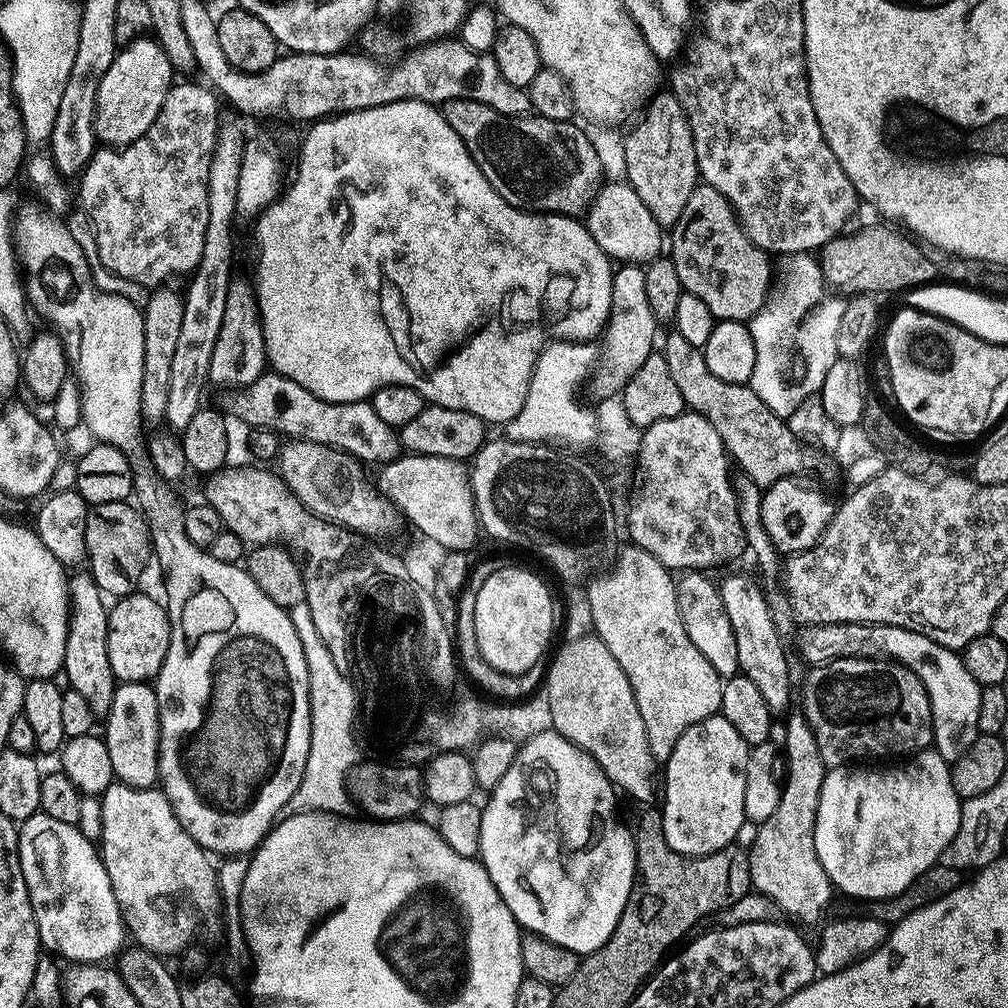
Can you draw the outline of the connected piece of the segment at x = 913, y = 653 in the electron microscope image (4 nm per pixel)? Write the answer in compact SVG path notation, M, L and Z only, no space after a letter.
M814 624L799 633L801 655L812 666L832 664L835 660L885 660L895 662L908 668L922 682L932 703L932 738L935 751L942 759L955 762L962 758L970 746L974 746L977 736L981 735L978 726L978 706L980 705L980 690L982 685L973 678L970 670L966 670L959 651L943 648L938 642L926 638L917 632L906 630L902 626L886 626L885 624Z

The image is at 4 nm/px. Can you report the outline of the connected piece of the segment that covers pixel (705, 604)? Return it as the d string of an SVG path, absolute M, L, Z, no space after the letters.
M690 570L683 573L677 579L676 597L678 598L679 614L683 625L687 627L687 634L694 646L706 656L707 660L722 678L735 675L739 668L738 650L735 645L733 627L730 626L728 617L725 614L725 607L722 606L719 587L705 573L698 570Z

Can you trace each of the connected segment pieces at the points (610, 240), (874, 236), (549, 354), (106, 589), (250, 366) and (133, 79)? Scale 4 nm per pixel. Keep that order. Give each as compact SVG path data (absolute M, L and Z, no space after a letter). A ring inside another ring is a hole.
M605 183L596 193L586 209L586 230L594 242L598 242L601 253L616 262L631 262L643 265L661 255L660 223L646 210L646 202L638 198L632 185ZM616 259L616 260L615 260Z
M864 228L853 236L841 234L825 244L818 252L818 263L821 273L826 277L829 285L833 284L840 292L851 294L877 294L876 292L900 292L927 286L937 279L936 264L919 248L919 243L911 244L884 228Z
M557 340L544 345L532 369L532 381L522 410L506 425L507 439L527 440L530 444L547 442L552 446L573 444L576 448L597 443L596 413L591 407L583 408L576 397L580 392L580 383L587 378L592 363L598 360L598 350L596 354L594 345L592 342L571 340Z
M123 500L91 505L86 518L85 544L88 551L86 568L92 573L94 582L100 587L101 592L112 598L129 595L133 591L132 579L139 574L140 567L144 564L144 555L150 552L150 533L143 515L131 503Z
M233 283L227 294L226 308L223 310L222 329L219 330L210 360L209 383L222 388L247 388L261 376L267 364L264 333L260 326L260 313L255 295L249 287L246 289Z
M141 38L123 45L117 51L110 70L98 86L96 99L96 138L108 146L134 142L158 118L168 92L174 87L174 65L160 45L152 38Z

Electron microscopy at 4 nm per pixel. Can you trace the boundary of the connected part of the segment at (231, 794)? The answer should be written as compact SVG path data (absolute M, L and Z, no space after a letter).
M180 544L176 548L176 564L172 564L172 572L176 572L176 588L200 588L192 600L188 600L188 608L184 608L184 616L180 616L180 628L172 628L172 641L160 667L159 676L155 677L156 701L160 703L160 775L159 783L162 791L172 803L178 822L209 854L221 852L221 857L248 854L268 835L277 823L278 817L287 809L294 790L302 782L302 774L306 770L306 762L310 754L312 741L312 707L308 701L308 671L306 658L302 654L302 642L298 642L298 634L292 625L292 617L285 609L278 607L254 582L254 578L240 564L217 562L212 564L212 556L196 544Z

